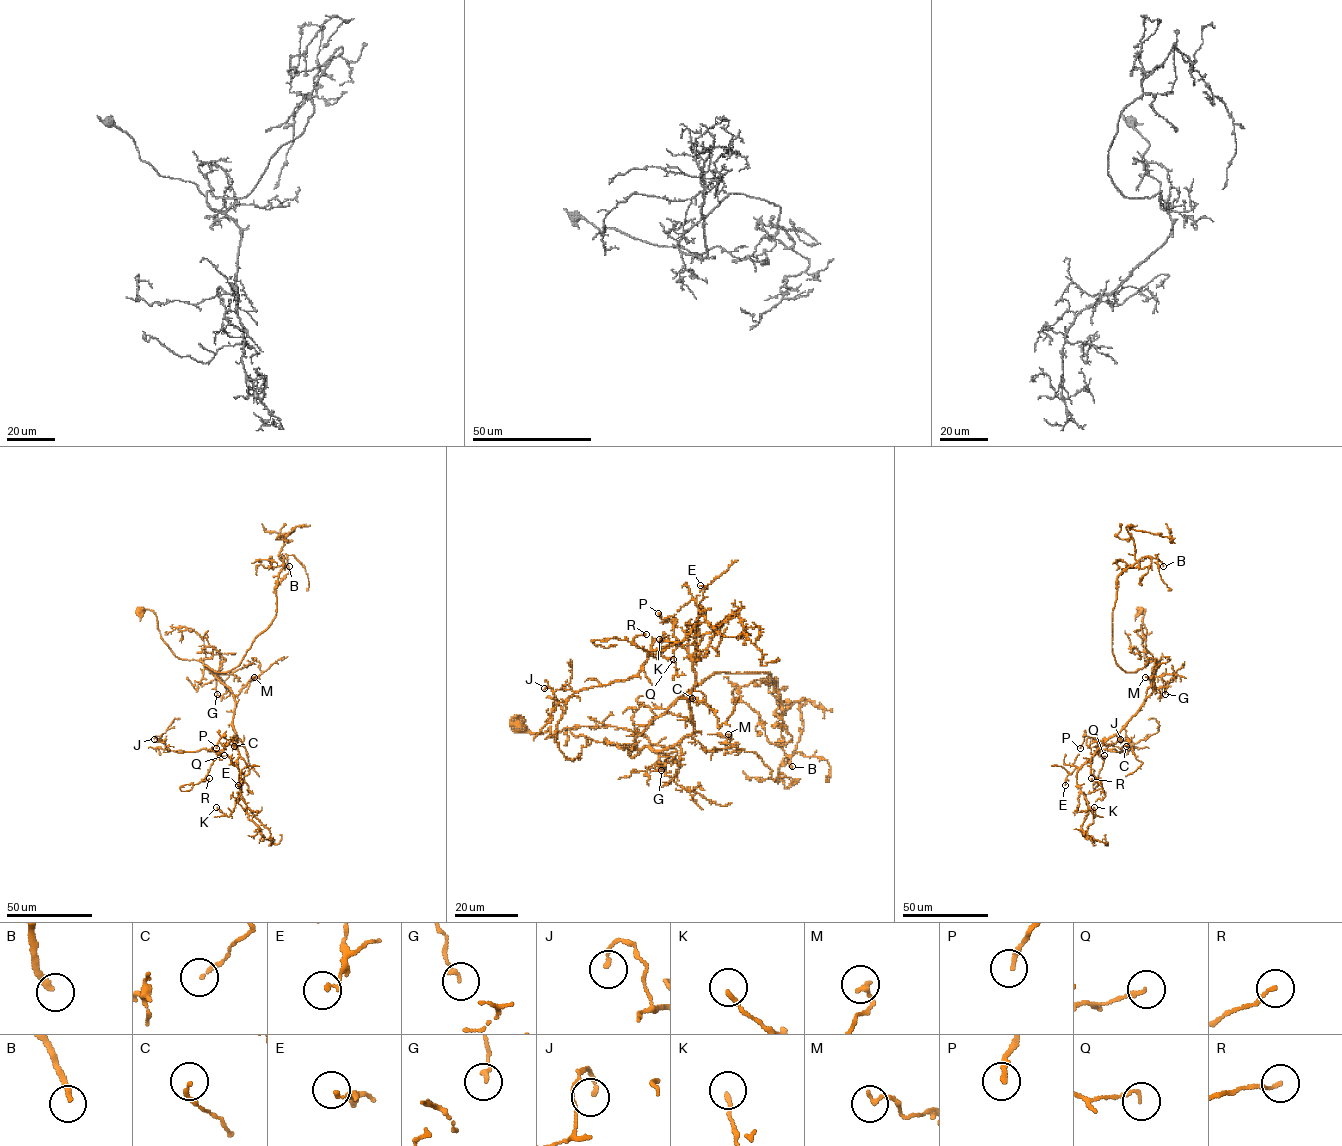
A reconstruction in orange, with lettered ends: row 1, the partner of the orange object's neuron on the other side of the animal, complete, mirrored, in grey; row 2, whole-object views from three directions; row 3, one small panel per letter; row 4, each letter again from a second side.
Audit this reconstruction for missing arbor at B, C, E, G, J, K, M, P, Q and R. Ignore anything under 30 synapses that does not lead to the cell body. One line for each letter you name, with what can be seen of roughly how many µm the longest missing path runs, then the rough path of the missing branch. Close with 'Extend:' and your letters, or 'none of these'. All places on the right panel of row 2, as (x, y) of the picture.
B: missing 50 µm; course (1163, 566), (1169, 577), (1181, 585), (1187, 603), (1198, 612), (1198, 619)
Extend: B

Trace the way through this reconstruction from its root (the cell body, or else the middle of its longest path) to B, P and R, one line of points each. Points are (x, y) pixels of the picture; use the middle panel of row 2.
B: (519, 724), (632, 746), (707, 677), (765, 672), (782, 703), (781, 749), (792, 766)
P: (519, 724), (630, 745), (632, 756), (689, 736), (692, 657), (658, 613)
R: (519, 724), (630, 745), (632, 756), (689, 736), (692, 657), (676, 644), (650, 655), (633, 639), (646, 634)

